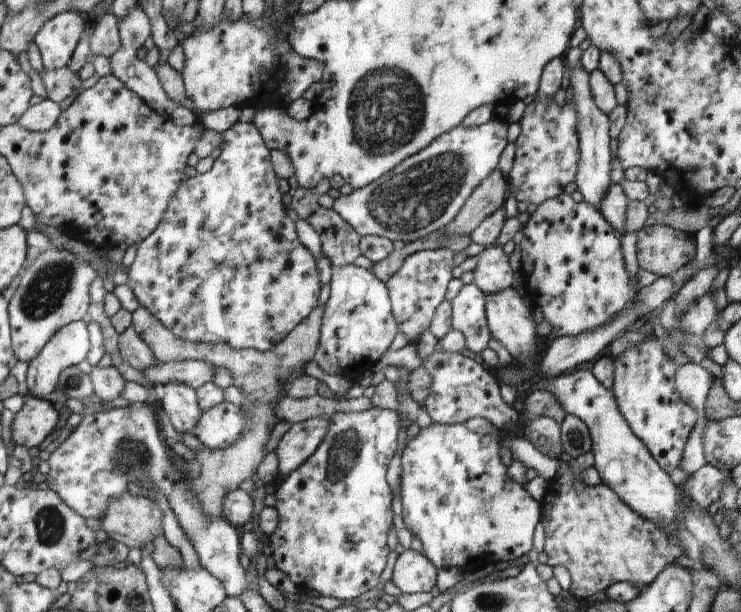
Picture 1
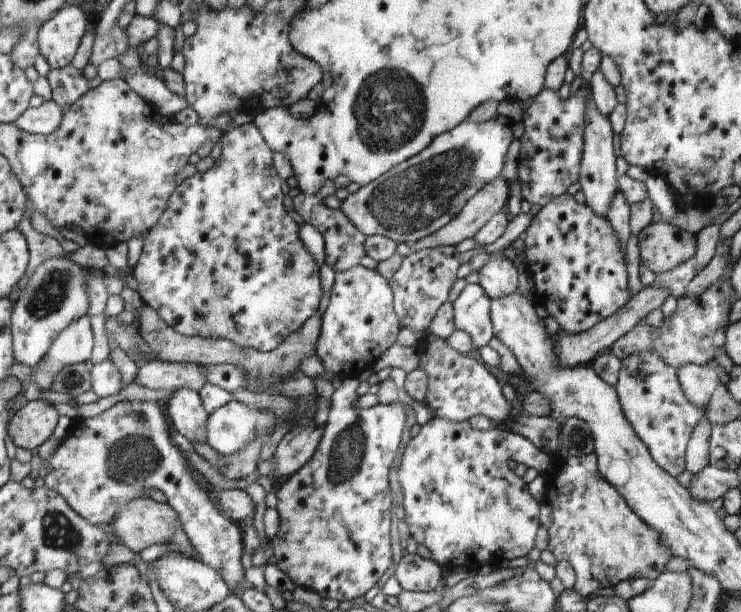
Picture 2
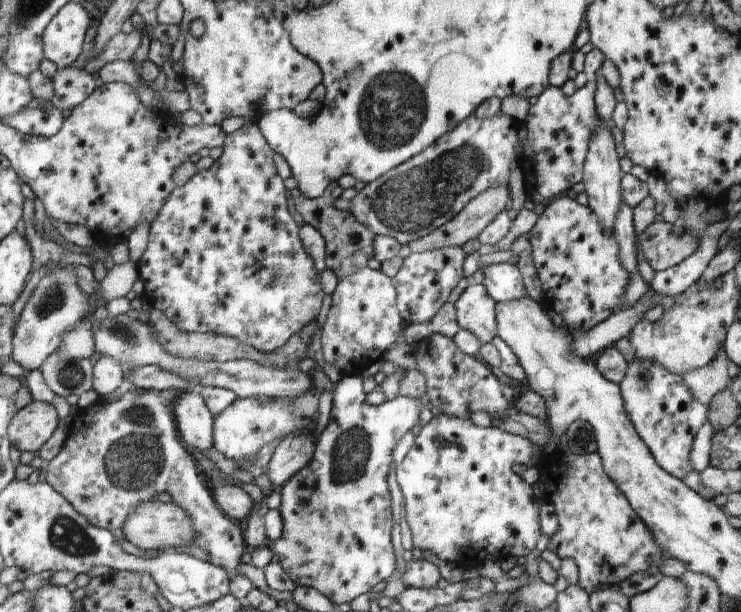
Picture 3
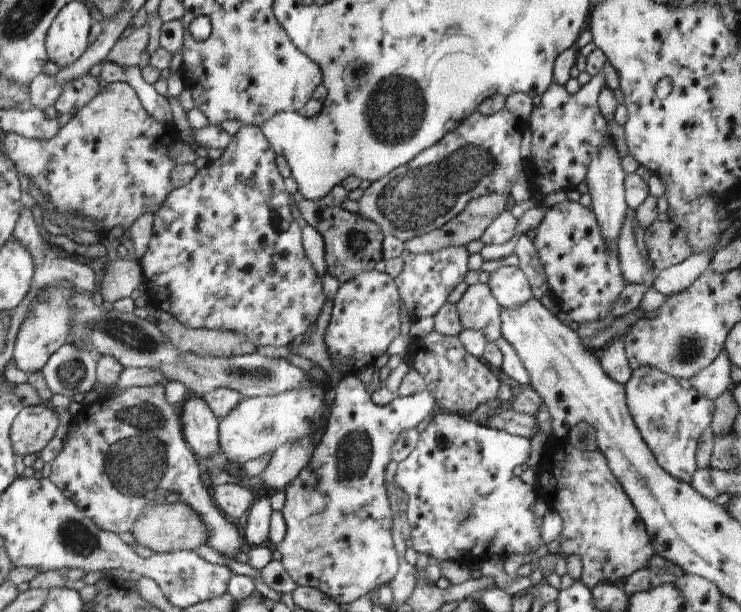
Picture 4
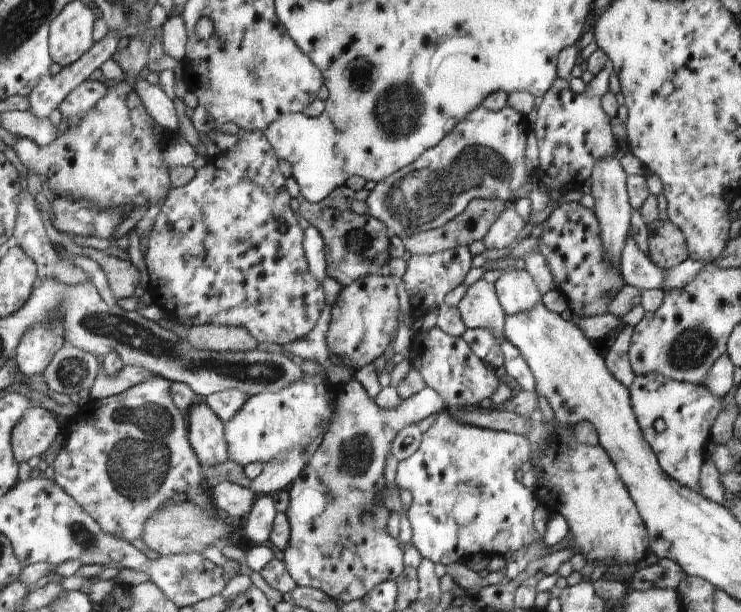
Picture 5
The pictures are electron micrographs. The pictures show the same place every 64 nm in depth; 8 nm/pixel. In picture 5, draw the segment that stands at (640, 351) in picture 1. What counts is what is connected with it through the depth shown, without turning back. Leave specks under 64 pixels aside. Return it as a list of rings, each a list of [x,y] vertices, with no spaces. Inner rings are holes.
[[[658,373],[635,375],[628,387],[637,422],[649,445],[657,453],[660,465],[670,478],[700,494],[698,476],[704,462],[707,442],[716,416],[722,410],[724,400],[710,394],[702,385],[667,379]],[[662,418],[664,430],[657,432],[654,421]]]

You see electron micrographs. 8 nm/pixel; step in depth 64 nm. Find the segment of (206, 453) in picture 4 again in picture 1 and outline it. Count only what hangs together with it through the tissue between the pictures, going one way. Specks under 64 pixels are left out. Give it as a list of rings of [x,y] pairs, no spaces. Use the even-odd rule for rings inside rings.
[[[169,382],[162,387],[165,394],[160,395],[160,402],[170,415],[173,426],[180,433],[195,434],[205,413],[197,390],[179,382]]]

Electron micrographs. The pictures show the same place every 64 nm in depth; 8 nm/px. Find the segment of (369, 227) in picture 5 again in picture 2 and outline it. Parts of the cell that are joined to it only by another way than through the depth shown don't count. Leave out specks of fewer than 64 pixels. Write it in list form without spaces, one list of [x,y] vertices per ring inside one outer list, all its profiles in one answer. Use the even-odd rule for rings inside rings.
[[[330,179],[321,186],[321,190],[316,194],[306,194],[304,191],[289,199],[292,207],[302,216],[305,223],[311,224],[320,232],[325,242],[325,263],[335,270],[335,272],[345,272],[352,269],[353,266],[362,266],[362,262],[366,262],[366,258],[370,258],[370,246],[366,246],[366,242],[370,242],[371,234],[364,234],[358,226],[350,222],[350,219],[340,209],[331,209],[326,207],[322,200],[331,194],[334,194],[338,187],[333,179]]]

